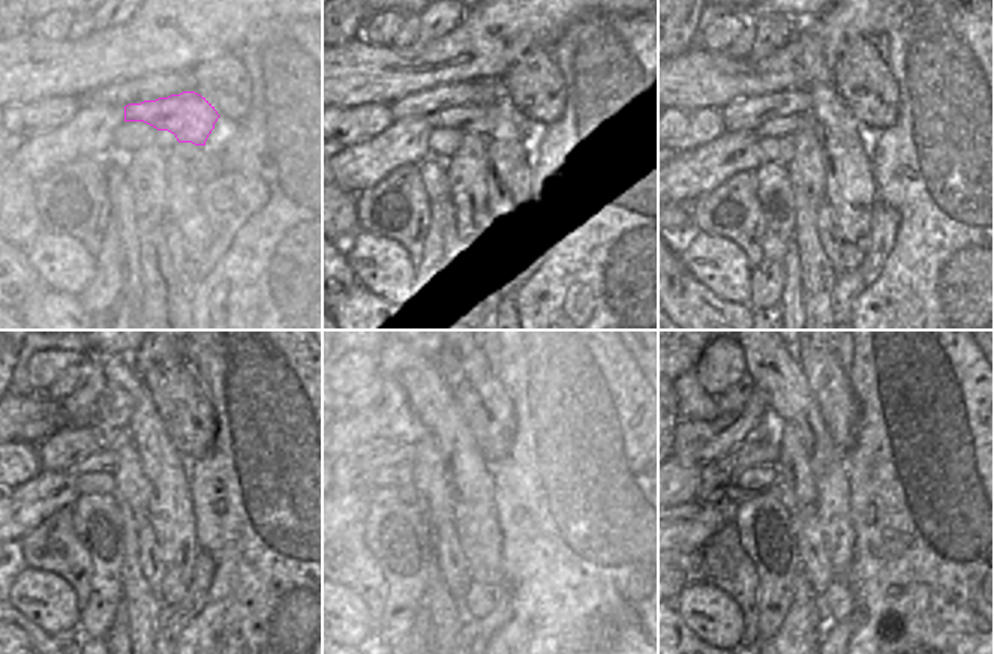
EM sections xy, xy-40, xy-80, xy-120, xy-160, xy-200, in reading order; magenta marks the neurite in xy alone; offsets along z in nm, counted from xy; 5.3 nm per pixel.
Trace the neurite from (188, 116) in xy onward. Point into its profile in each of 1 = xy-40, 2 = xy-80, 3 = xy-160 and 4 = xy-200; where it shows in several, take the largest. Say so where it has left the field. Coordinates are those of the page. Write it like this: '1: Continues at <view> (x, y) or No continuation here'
1: Continues at xy-40 (476, 119)
2: Continues at xy-80 (781, 125)
3: Continues at xy-160 (441, 461)
4: Continues at xy-200 (775, 459).

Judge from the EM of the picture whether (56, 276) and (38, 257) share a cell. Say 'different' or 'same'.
same

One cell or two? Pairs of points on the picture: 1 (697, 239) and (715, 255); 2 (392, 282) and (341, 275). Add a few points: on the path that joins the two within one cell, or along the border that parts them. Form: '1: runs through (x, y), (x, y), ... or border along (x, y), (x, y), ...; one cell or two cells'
1: runs through (702, 243), (711, 252); one cell
2: border along (339, 248), (359, 282); two cells

